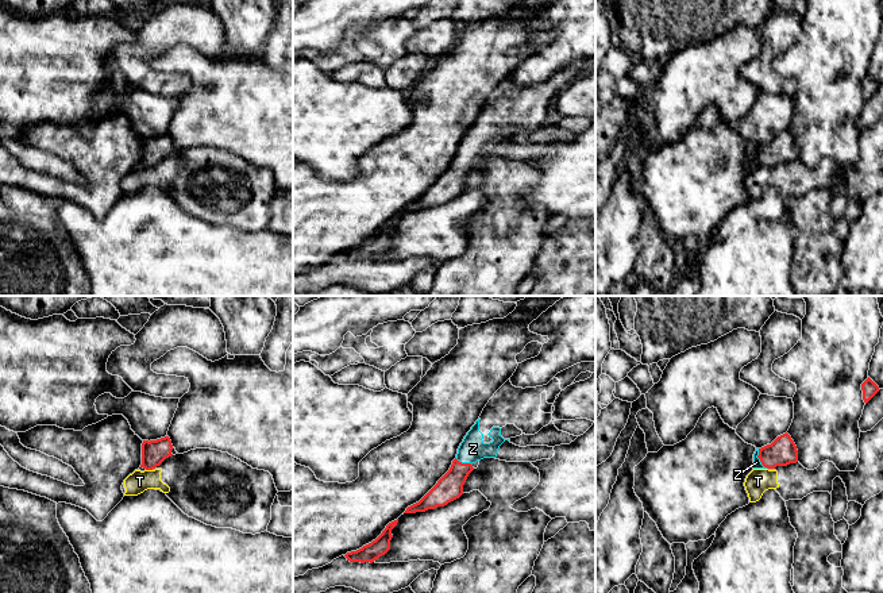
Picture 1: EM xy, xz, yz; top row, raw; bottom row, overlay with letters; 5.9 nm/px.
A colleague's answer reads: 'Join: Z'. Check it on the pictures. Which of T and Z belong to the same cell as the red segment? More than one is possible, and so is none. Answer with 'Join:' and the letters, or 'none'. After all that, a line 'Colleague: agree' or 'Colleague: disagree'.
Join: Z
Colleague: agree

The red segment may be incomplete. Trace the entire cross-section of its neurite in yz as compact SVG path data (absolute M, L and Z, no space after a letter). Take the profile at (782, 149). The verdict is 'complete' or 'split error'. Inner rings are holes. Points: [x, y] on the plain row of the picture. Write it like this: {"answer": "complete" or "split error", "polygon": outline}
{"answer": "split error", "polygon": "M786 130L778 134L771 142L756 146L753 151L753 166L775 166L798 159L798 147Z"}

